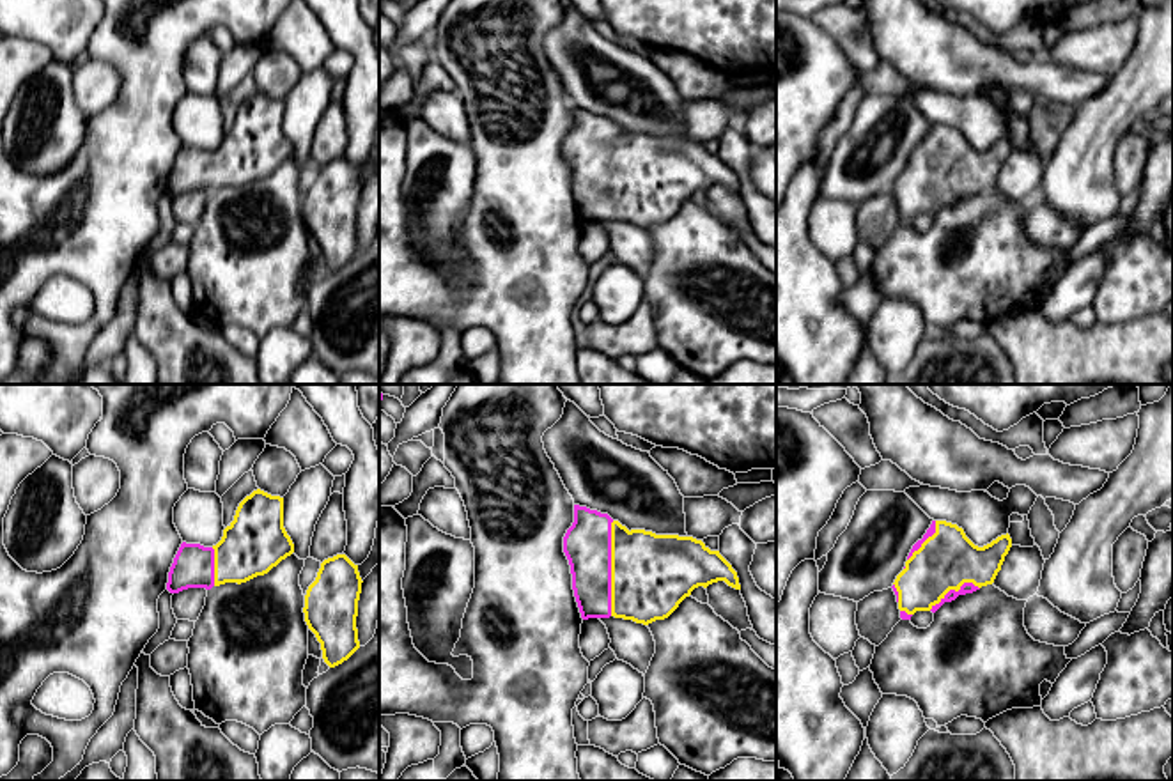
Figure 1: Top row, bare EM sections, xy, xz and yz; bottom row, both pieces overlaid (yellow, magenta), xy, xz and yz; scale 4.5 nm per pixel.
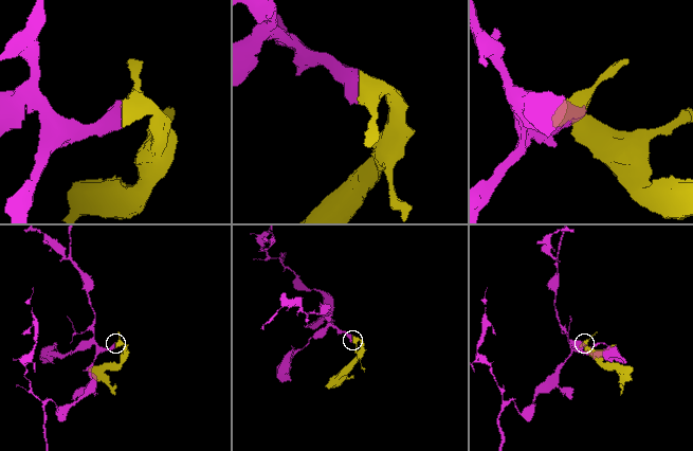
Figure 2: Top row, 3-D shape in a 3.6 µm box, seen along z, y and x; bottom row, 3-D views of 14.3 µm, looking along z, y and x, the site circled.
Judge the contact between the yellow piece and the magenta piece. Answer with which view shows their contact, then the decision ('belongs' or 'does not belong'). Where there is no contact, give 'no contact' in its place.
xz | belongs

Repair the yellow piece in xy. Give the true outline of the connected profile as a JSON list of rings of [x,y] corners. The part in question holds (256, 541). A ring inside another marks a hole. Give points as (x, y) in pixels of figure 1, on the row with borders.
[[[257,489],[239,503],[216,545],[181,544],[167,590],[241,584],[268,574],[292,553],[294,544],[284,528],[284,498]]]

